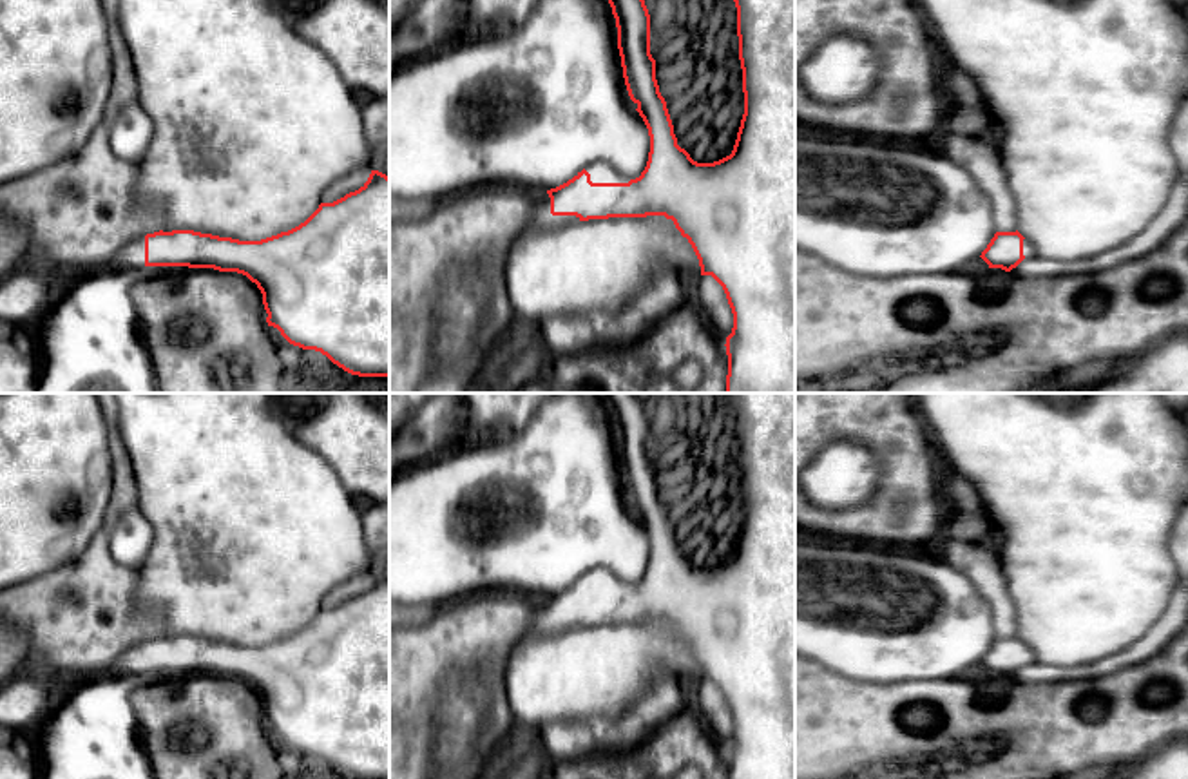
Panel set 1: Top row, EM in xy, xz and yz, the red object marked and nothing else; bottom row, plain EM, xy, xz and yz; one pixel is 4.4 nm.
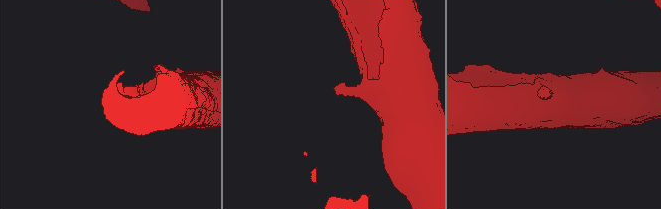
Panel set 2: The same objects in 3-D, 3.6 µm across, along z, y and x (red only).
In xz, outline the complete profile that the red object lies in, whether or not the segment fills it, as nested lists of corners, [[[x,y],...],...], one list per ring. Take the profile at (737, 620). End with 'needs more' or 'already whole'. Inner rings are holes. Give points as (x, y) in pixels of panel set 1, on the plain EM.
[[[603,393],[603,397],[616,424],[625,491],[650,542],[647,572],[639,583],[627,585],[610,569],[596,567],[567,589],[538,600],[534,616],[503,659],[503,672],[516,645],[529,636],[589,625],[665,621],[692,650],[701,681],[712,681],[726,699],[733,719],[733,734],[724,750],[728,779],[795,779],[795,393]]] | needs more

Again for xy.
[[[371,576],[355,598],[319,614],[299,632],[261,647],[194,636],[154,638],[120,654],[98,678],[167,672],[165,681],[214,674],[246,681],[263,699],[266,728],[293,752],[315,755],[348,779],[389,779],[389,583]]] | needs more

